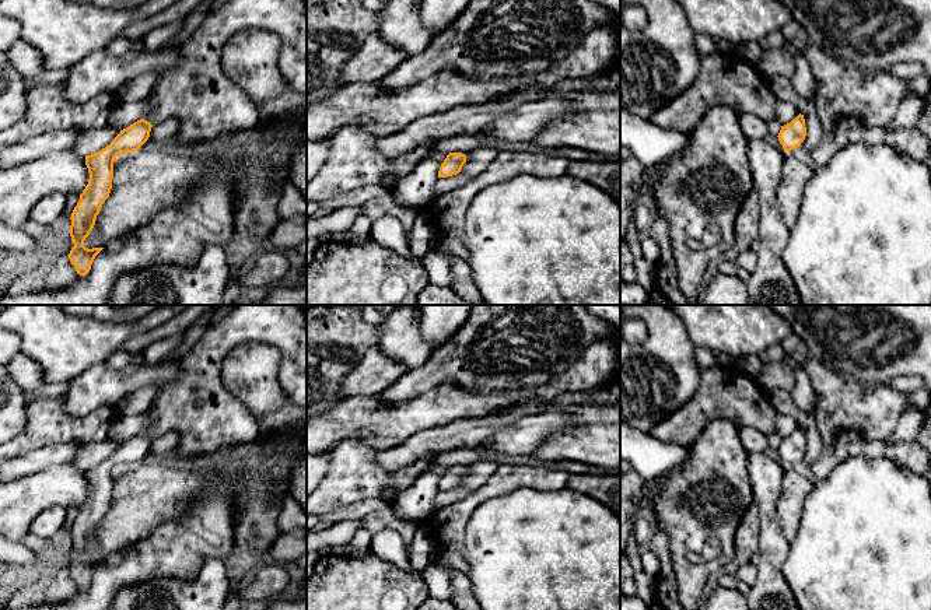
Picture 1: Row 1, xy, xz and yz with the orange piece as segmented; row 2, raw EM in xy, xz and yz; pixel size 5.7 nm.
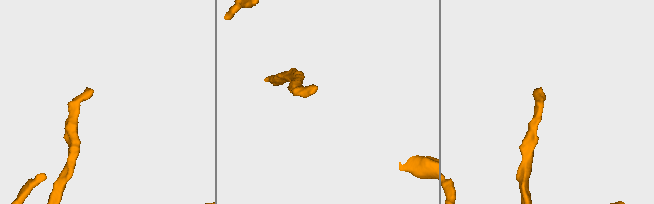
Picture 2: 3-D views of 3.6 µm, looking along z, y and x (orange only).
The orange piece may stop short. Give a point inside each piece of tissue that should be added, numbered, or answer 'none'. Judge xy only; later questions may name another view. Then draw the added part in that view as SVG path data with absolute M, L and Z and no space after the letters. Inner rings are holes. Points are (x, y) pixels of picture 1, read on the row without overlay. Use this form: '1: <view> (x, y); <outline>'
1: xy (206, 416); M234 305L220 320L211 322L202 339L183 355L176 381L157 390L157 396L146 411L150 417L144 434L157 438L169 431L178 432L179 456L200 456L217 449L255 442L259 437L259 420L223 383L223 364L228 353L249 341L265 343L280 351L279 382L288 400L307 409L307 305Z

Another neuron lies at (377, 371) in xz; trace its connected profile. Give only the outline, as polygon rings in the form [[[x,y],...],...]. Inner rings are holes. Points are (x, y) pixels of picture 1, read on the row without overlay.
[[[371,347],[354,369],[343,378],[340,393],[349,396],[377,396],[392,386],[402,375],[405,367],[391,355]]]

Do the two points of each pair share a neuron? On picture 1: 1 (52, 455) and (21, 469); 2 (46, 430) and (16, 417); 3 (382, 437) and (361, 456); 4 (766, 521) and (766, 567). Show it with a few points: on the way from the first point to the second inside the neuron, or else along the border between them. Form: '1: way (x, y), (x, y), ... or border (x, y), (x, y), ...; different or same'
1: way (45, 458), (28, 463); same
2: border (28, 406), (25, 423), (14, 437); different
3: border (340, 441), (361, 438), (380, 451); different
4: way (769, 532), (769, 556); same

